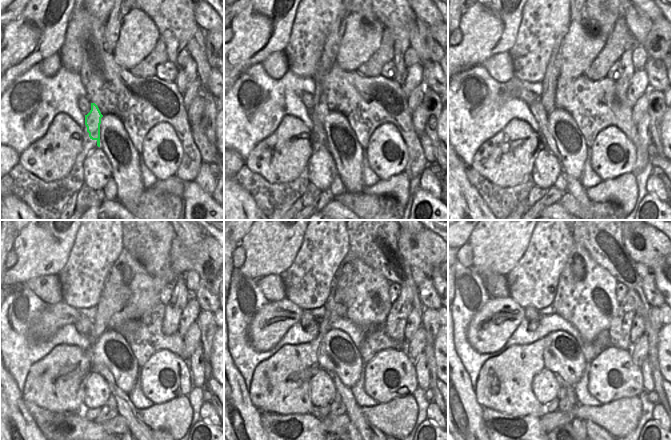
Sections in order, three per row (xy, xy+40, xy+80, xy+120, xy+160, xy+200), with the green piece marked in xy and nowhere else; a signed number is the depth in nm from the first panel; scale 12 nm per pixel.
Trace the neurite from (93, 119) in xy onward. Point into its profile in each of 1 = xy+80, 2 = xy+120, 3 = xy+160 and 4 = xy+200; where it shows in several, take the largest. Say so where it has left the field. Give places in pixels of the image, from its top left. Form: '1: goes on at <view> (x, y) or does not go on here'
1: goes on at xy+80 (539, 112)
2: goes on at xy+120 (125, 407)
3: goes on at xy+160 (353, 411)
4: goes on at xy+200 (588, 423)

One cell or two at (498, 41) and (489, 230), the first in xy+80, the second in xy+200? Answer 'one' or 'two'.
one

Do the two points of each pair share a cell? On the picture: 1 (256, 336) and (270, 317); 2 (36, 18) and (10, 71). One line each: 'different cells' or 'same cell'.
1: same cell
2: same cell

